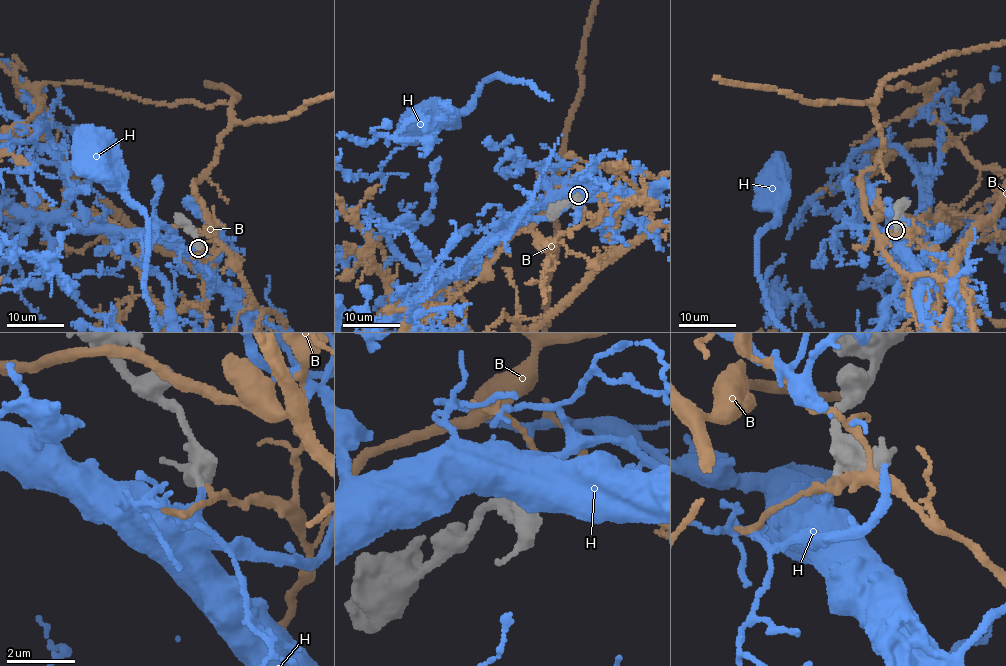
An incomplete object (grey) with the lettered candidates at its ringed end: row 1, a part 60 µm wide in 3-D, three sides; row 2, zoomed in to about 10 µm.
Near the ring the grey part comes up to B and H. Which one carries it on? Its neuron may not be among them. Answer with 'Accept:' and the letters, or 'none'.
Accept: H

